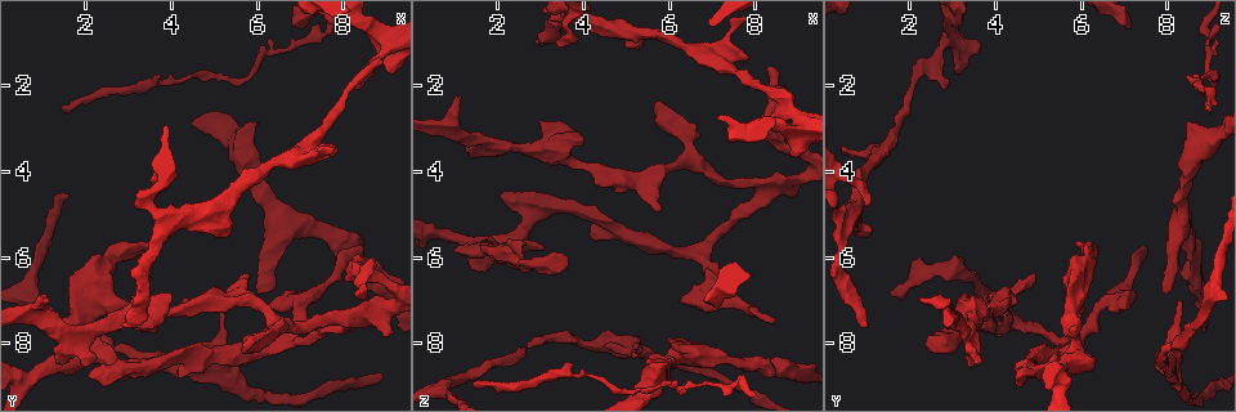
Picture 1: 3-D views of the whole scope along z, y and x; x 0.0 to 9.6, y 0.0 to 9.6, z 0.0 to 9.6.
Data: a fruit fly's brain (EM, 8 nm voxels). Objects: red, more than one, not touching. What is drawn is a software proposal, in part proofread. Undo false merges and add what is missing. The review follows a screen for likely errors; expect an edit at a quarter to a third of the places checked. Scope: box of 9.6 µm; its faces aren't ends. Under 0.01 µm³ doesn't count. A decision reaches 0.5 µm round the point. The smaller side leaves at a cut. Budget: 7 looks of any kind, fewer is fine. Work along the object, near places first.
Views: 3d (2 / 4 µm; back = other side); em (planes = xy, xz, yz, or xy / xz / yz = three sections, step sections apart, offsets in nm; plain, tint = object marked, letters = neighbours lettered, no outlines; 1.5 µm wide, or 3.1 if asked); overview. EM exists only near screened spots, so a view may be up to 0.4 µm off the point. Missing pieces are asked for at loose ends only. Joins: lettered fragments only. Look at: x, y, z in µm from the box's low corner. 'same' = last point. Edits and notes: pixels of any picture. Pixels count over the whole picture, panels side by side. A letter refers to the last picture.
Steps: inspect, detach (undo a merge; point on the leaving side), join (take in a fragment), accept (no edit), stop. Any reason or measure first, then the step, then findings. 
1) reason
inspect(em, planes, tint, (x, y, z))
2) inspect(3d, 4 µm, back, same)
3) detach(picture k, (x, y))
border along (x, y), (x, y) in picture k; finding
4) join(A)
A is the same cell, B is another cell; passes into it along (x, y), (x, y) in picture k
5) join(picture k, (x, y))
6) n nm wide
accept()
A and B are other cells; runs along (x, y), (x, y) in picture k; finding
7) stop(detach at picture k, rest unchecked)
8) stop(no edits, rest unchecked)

inspect(3d, 4 µm, back, (1.45, 2.55, 8.90))

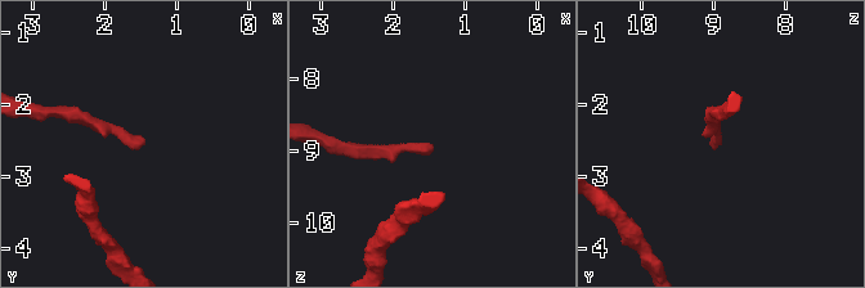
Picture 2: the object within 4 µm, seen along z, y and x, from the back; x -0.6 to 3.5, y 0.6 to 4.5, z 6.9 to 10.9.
inspect(em, planes, tint, (1.40, 2.55, 8.95))

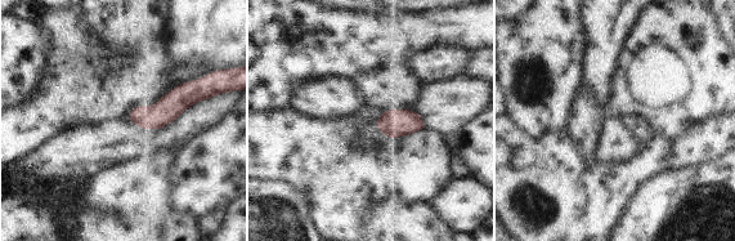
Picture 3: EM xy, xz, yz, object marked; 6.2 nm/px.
what lies round it
inspect(em, planes, letters, same)

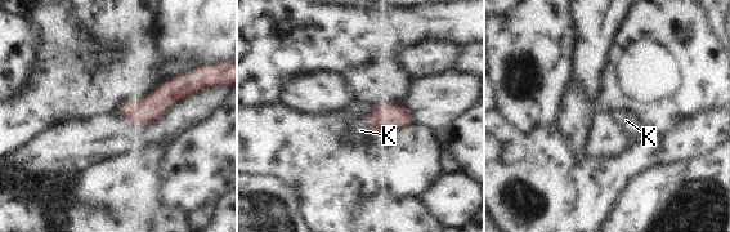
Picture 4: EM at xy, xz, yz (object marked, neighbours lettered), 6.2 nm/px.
K touches over 90 nm
join(picture 4, (361, 130))
K is the same cell; passes into it along (383, 117), (370, 125), (361, 130) in picture 4; it goes on there

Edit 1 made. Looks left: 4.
branch stops here
inspect(3d, 2 µm, (2.65, 8.10, 8.15))

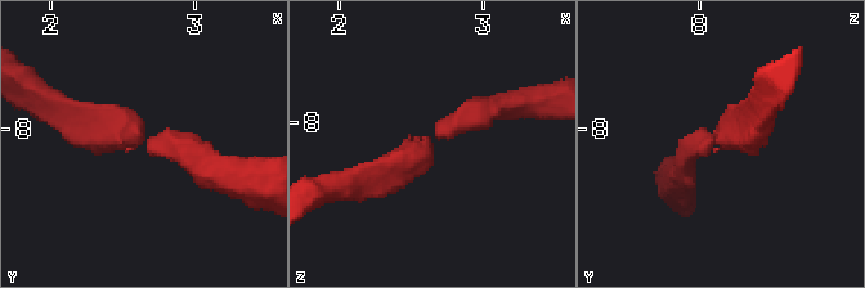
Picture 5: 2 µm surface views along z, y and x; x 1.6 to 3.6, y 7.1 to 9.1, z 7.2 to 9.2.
inspect(em, planes, letters, (2.62, 8.10, 8.16))

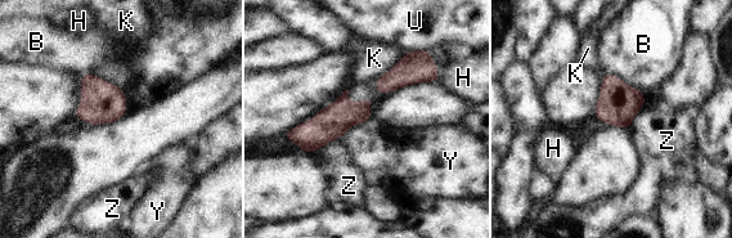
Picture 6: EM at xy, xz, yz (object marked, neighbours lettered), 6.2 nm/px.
180 nm wide
accept()
B, H, K, U, Y and Z are other cells; none of them fits

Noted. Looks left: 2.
free end
inspect(em, planes, tint, (5.40, 5.40, 1.05))

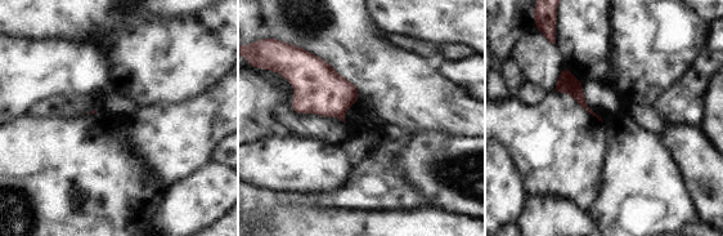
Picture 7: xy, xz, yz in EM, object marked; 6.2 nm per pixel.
inspect(em, planes, letters, same)

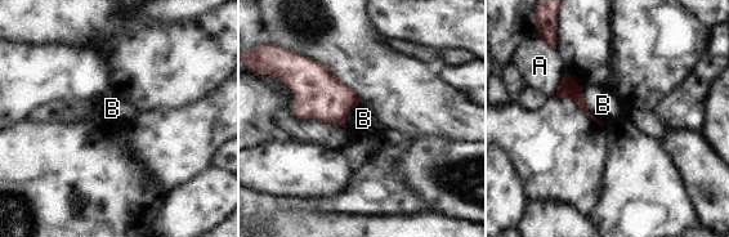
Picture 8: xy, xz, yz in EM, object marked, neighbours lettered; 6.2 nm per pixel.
accept()
A and B are other cells; border along (582, 88), (586, 108), (603, 125) in picture 8; no lettered fragment goes on from it

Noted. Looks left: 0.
stop(join at picture 4, rest unchecked)

